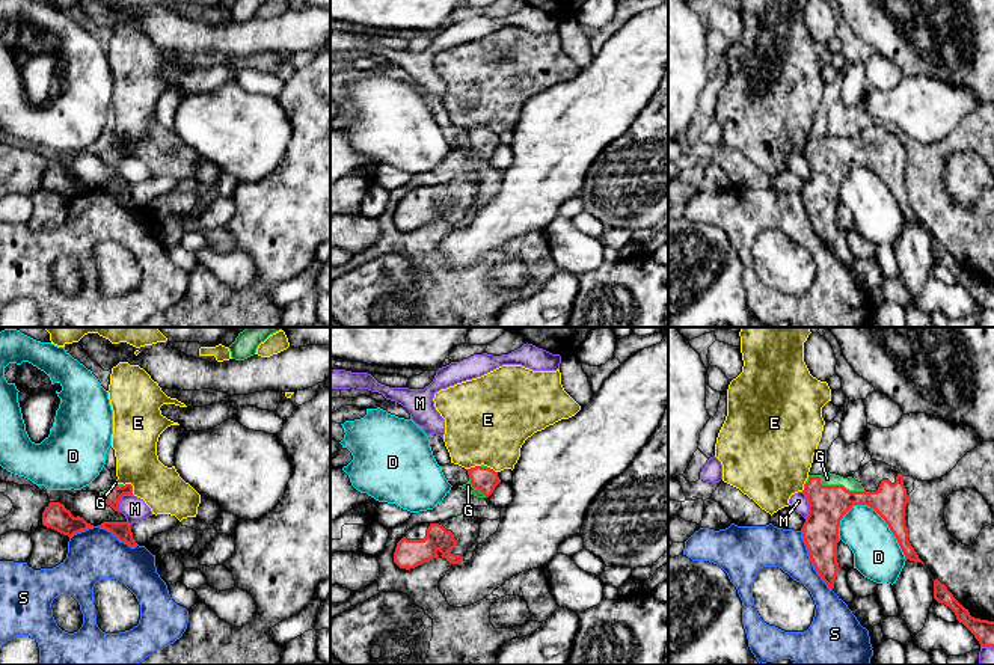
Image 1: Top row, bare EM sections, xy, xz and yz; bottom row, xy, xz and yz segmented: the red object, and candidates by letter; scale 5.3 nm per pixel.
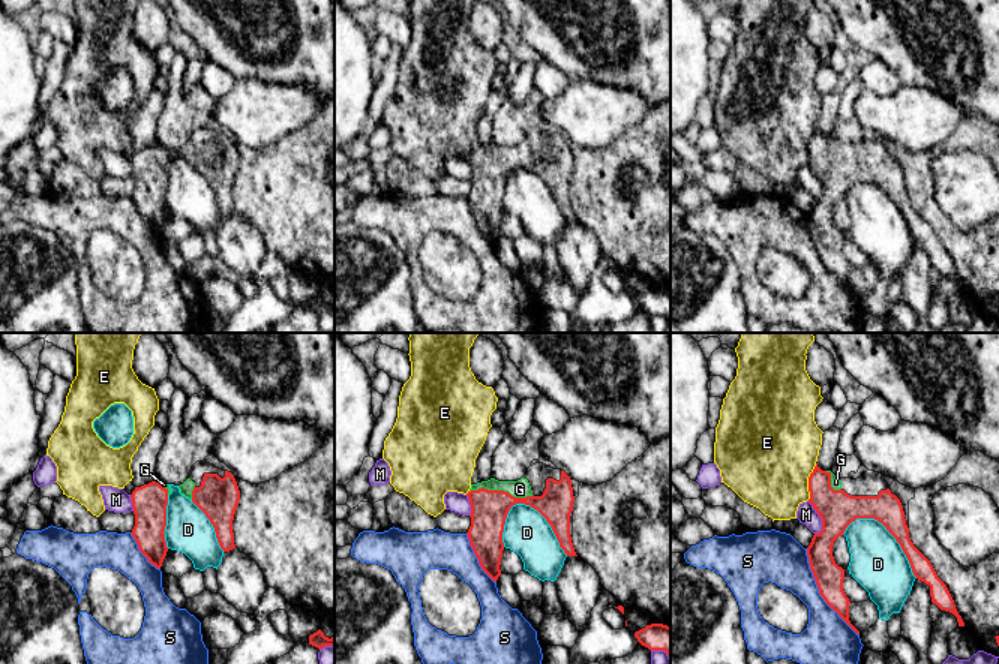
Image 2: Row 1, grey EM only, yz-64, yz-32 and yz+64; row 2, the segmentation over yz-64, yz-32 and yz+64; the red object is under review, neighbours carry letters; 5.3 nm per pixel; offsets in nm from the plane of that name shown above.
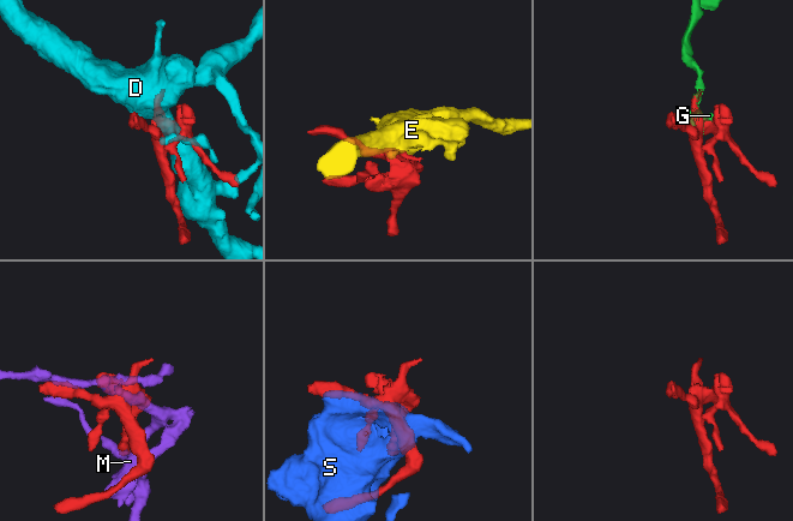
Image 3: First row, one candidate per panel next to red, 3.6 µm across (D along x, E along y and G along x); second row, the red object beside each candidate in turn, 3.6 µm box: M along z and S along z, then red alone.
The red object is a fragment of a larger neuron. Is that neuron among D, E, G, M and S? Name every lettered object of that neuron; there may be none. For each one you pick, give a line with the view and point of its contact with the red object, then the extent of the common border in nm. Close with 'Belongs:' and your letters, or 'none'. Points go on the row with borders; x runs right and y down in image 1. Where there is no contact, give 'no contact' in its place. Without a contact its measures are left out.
G: yz (834, 486) | 320 nm
Belongs: G

